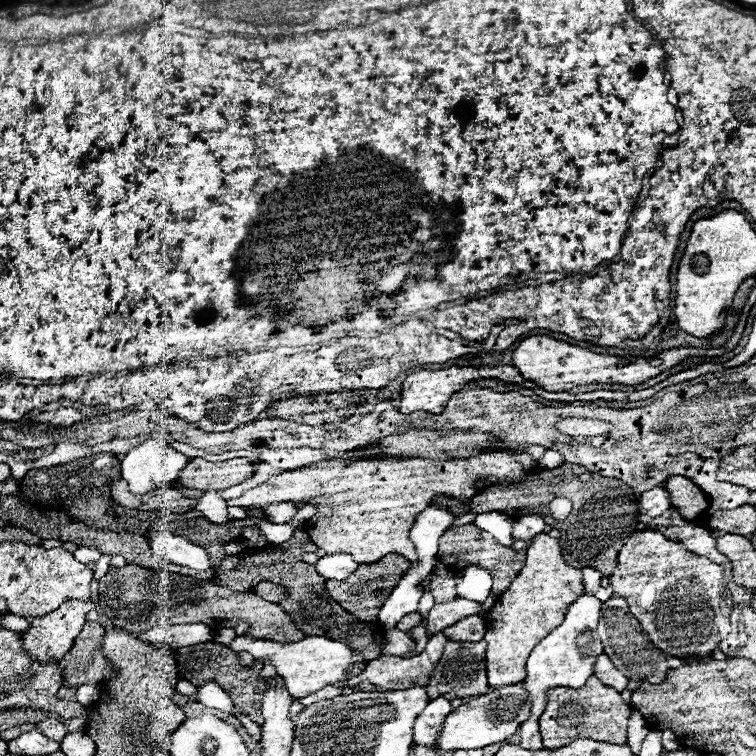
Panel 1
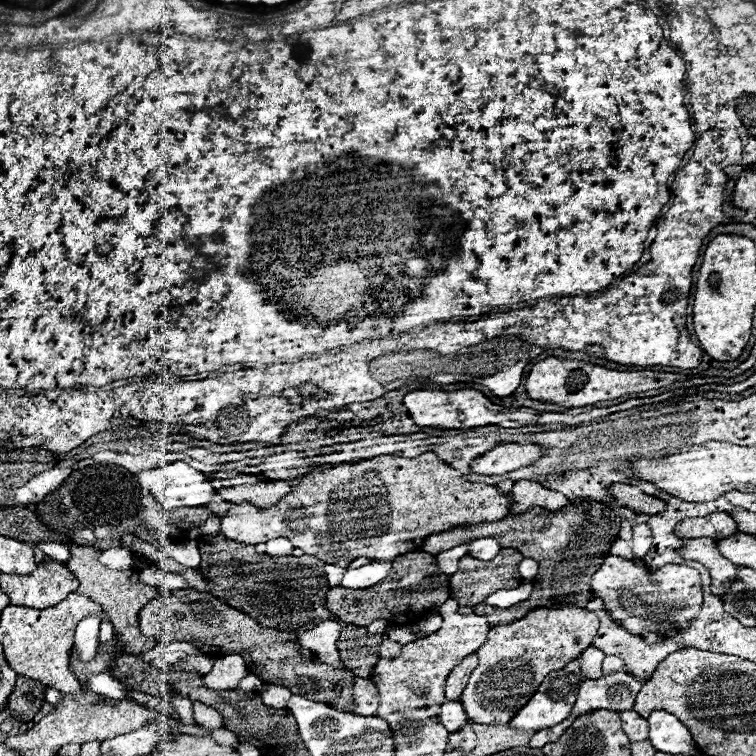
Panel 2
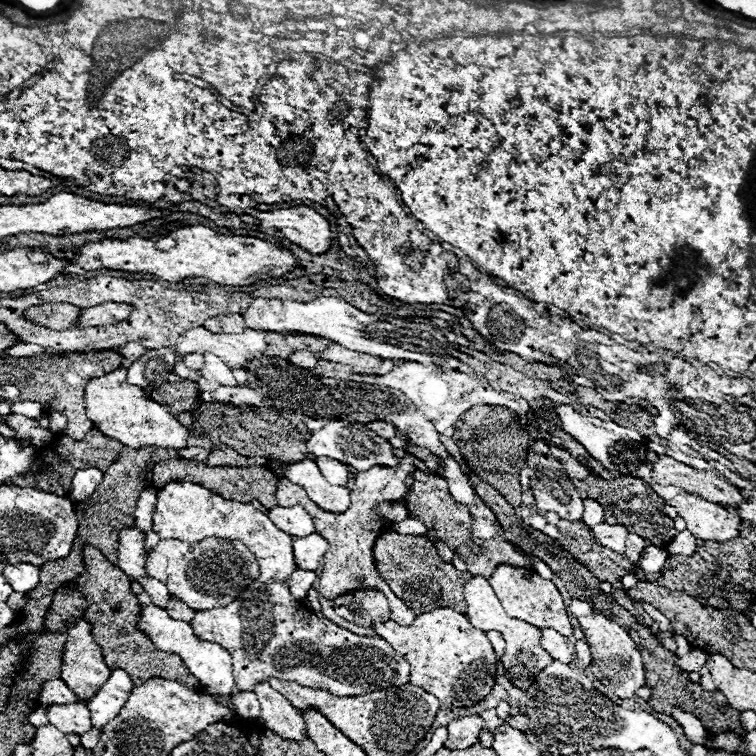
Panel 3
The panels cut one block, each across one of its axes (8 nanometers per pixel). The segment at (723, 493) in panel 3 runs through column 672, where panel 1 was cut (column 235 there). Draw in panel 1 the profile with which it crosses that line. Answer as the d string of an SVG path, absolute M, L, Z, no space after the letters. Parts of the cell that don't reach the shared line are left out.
M192 458L182 470L178 482L194 490L224 490L246 482L254 476L254 466L248 458L234 458L228 462L208 462Z

